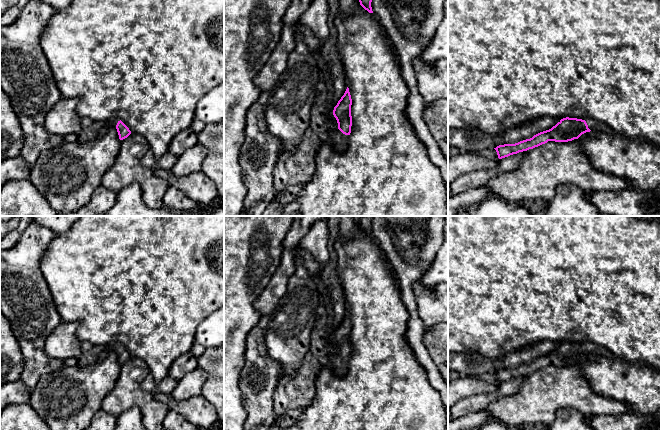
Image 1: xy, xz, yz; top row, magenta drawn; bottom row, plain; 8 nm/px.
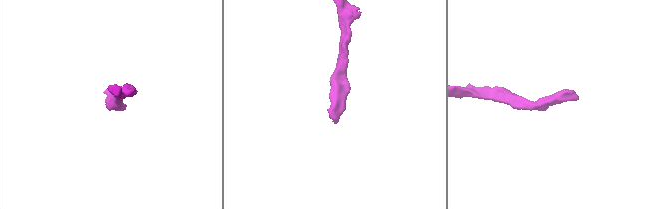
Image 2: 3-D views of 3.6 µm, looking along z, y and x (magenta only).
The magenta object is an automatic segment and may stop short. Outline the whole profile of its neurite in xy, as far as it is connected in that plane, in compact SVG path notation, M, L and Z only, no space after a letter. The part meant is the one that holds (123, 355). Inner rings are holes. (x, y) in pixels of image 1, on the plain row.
M117 342L105 348L105 352L108 351L115 351L117 353L120 364L127 362L131 358L129 352L120 343Z

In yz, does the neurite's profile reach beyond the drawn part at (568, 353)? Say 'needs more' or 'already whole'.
needs more

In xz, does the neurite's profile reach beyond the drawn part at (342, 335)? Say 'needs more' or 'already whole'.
needs more

